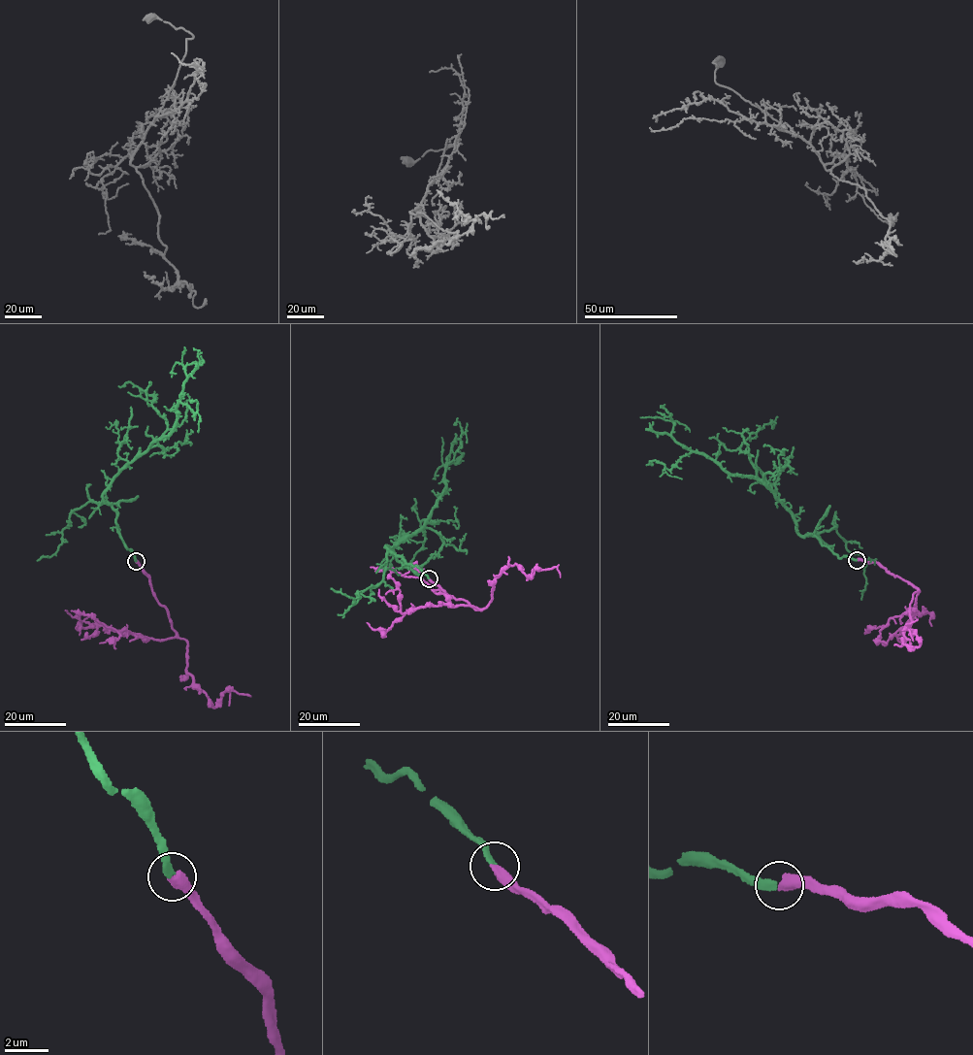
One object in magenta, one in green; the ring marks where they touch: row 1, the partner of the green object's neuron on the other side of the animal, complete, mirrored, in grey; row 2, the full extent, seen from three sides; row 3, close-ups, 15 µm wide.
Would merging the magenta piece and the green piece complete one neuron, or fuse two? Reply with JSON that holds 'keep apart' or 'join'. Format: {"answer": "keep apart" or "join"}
{"answer": "join"}

